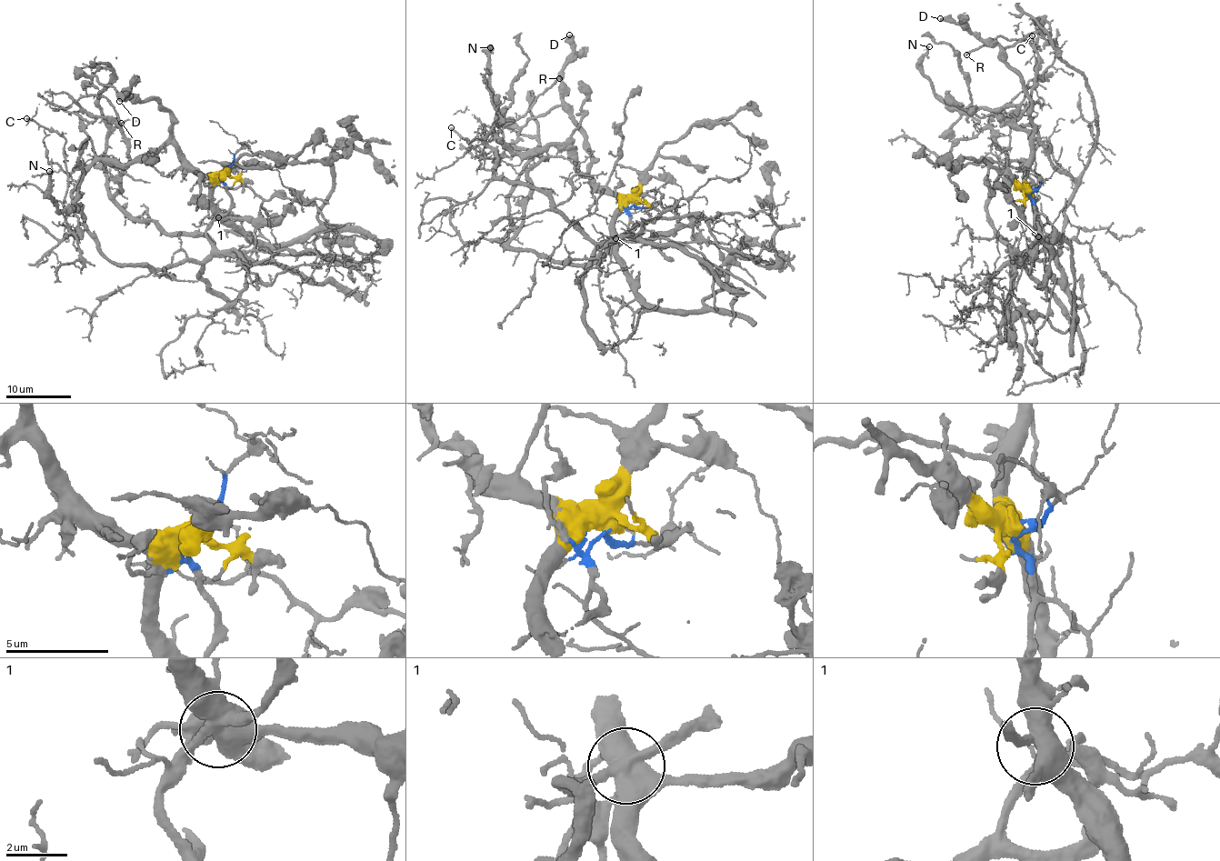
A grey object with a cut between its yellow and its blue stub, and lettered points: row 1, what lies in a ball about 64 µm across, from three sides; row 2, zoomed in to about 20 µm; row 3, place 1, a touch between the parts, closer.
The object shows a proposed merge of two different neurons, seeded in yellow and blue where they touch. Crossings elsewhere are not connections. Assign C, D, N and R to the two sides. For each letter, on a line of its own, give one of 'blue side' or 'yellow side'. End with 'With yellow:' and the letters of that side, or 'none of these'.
C: blue side
D: yellow side
N: yellow side
R: blue side
With yellow: D, N

